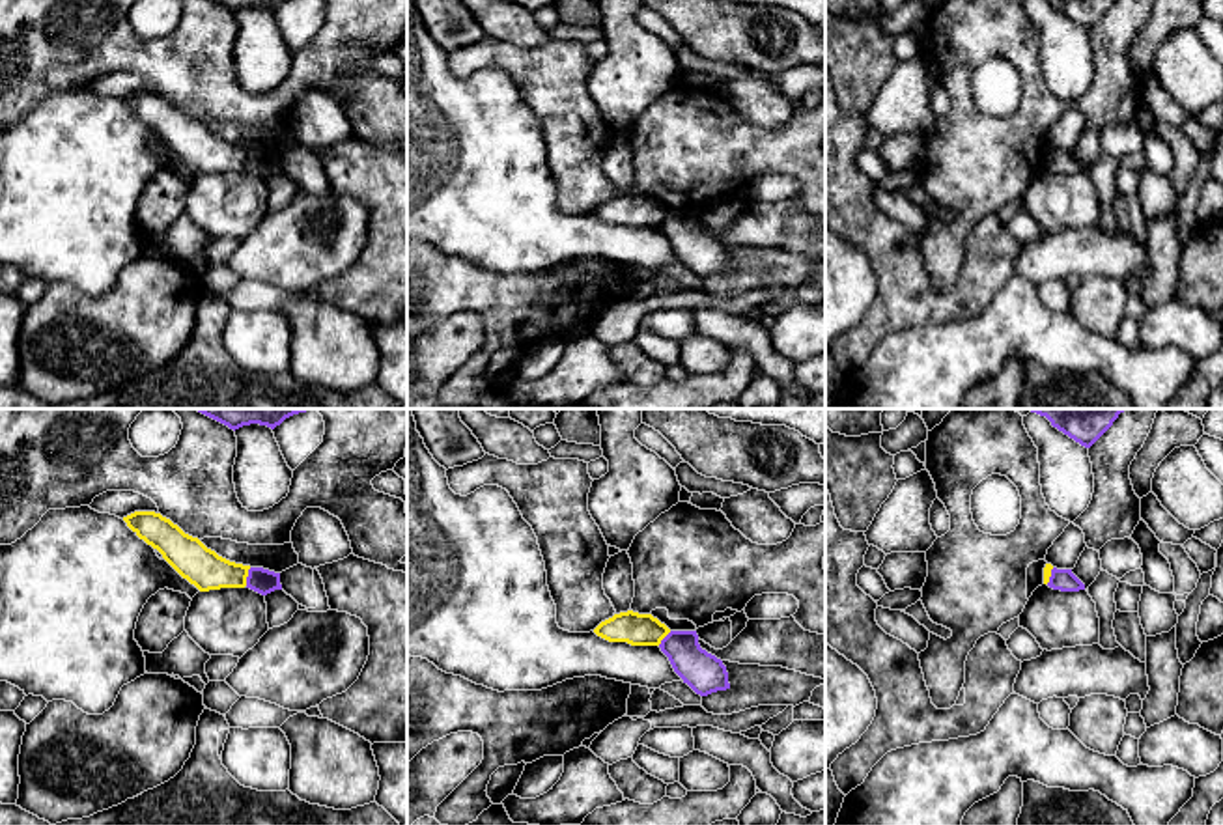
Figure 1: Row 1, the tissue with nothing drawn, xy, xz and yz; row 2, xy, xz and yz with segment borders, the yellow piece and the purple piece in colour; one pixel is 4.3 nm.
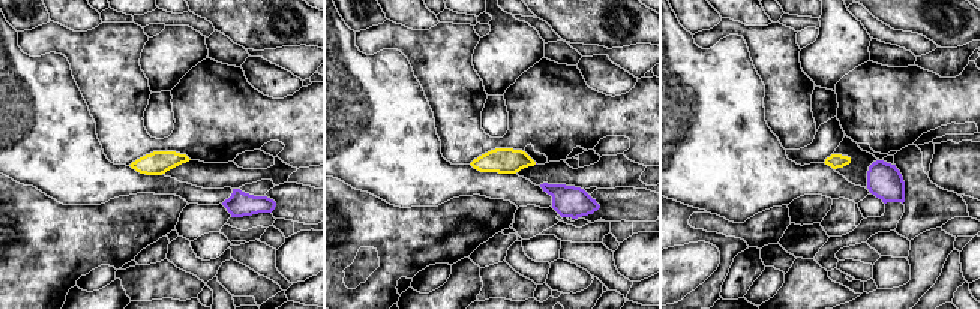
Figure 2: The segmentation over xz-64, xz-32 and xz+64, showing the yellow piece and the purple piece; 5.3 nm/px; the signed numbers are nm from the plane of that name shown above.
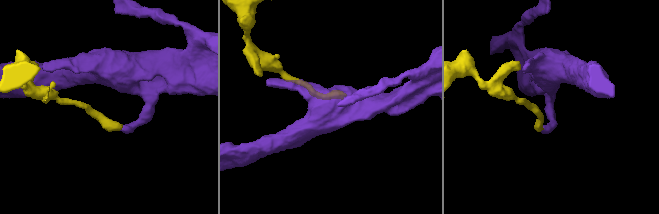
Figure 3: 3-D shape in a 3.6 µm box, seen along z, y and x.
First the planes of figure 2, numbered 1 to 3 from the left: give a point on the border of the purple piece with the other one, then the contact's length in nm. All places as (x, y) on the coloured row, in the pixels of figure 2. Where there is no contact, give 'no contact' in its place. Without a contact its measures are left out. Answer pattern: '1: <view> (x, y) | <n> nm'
1: no contact
2: no contact
3: no contact

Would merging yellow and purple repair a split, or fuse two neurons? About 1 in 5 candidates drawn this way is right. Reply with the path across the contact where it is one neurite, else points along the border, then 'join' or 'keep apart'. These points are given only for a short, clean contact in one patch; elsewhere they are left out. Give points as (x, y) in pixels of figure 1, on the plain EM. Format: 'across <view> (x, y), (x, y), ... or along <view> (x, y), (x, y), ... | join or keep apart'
along xy (251, 150), (245, 167) | keep apart

